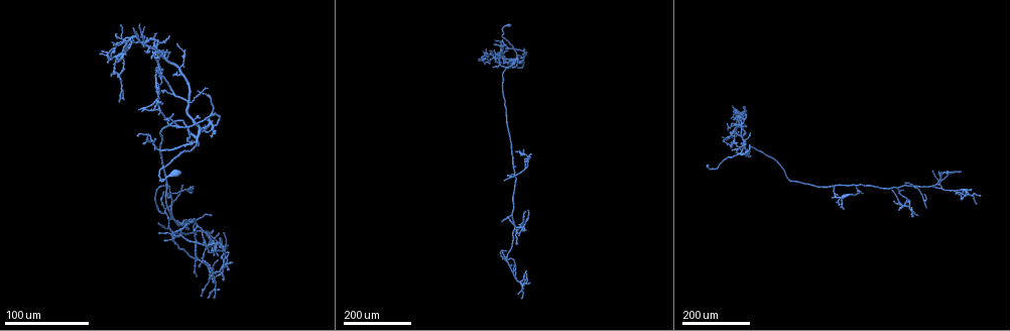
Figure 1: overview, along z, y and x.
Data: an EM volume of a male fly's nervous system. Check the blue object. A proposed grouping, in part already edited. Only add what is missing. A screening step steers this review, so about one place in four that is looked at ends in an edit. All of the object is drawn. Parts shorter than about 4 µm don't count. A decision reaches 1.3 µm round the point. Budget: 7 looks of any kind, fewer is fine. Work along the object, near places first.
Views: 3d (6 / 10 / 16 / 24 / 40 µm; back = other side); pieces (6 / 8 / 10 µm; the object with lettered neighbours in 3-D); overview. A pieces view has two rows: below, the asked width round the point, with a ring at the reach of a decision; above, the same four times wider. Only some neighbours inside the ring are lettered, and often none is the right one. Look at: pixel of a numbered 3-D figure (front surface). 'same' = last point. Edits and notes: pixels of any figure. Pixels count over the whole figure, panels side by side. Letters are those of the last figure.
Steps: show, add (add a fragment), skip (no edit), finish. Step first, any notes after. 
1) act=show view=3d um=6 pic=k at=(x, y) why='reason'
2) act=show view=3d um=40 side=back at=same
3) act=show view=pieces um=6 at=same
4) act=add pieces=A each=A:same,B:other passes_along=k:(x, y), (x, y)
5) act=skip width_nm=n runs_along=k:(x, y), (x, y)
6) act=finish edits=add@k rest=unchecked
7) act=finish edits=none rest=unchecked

act=show view=3d um=24 pic=1 at=(133, 28) why='branch stops here'

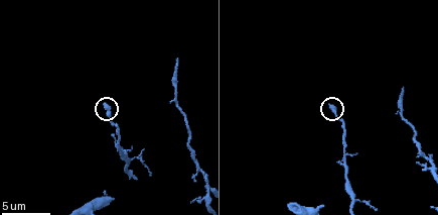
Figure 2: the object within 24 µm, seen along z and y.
act=show view=pieces um=8 pic=2 at=(105, 103)

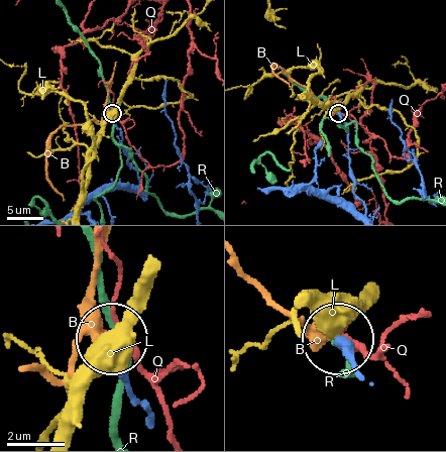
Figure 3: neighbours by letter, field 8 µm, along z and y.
act=skip each=B:other,L:other,Q:other,R:other found='none of them fits'

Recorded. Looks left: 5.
act=show view=3d um=24 pic=1 at=(156, 56) why='branch stops here'

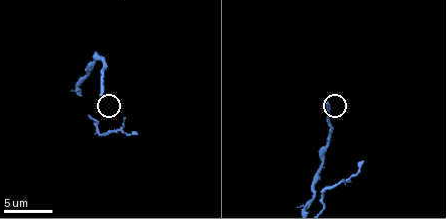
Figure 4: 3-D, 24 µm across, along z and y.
act=show view=pieces um=10 pic=4 at=(329, 104)

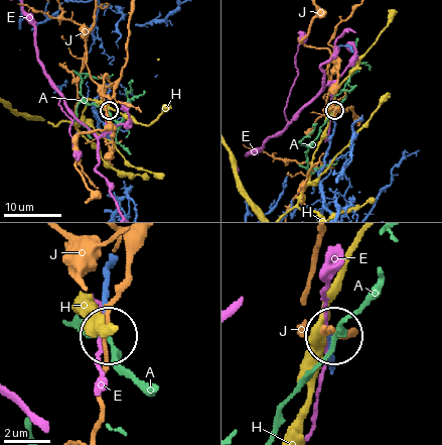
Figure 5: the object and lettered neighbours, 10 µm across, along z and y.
act=skip each=A:other,E:other,H:other,J:other found='none of them fits'

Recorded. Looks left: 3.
act=show view=3d um=24 pic=1 at=(148, 40) why='free end'

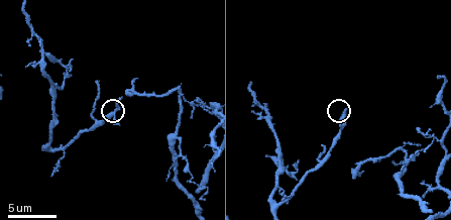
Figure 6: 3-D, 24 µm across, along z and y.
act=show view=pieces um=8 pic=6 at=(343, 114) why='what lies round it'

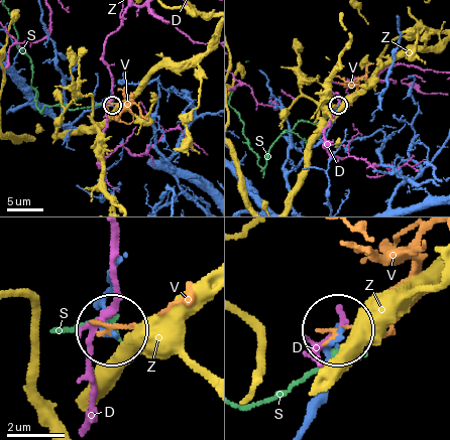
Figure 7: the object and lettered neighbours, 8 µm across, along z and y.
act=skip each=D:other,S:other,V:other,Z:other found='none of them fits'

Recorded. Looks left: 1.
act=finish edits=none rest=unchecked

